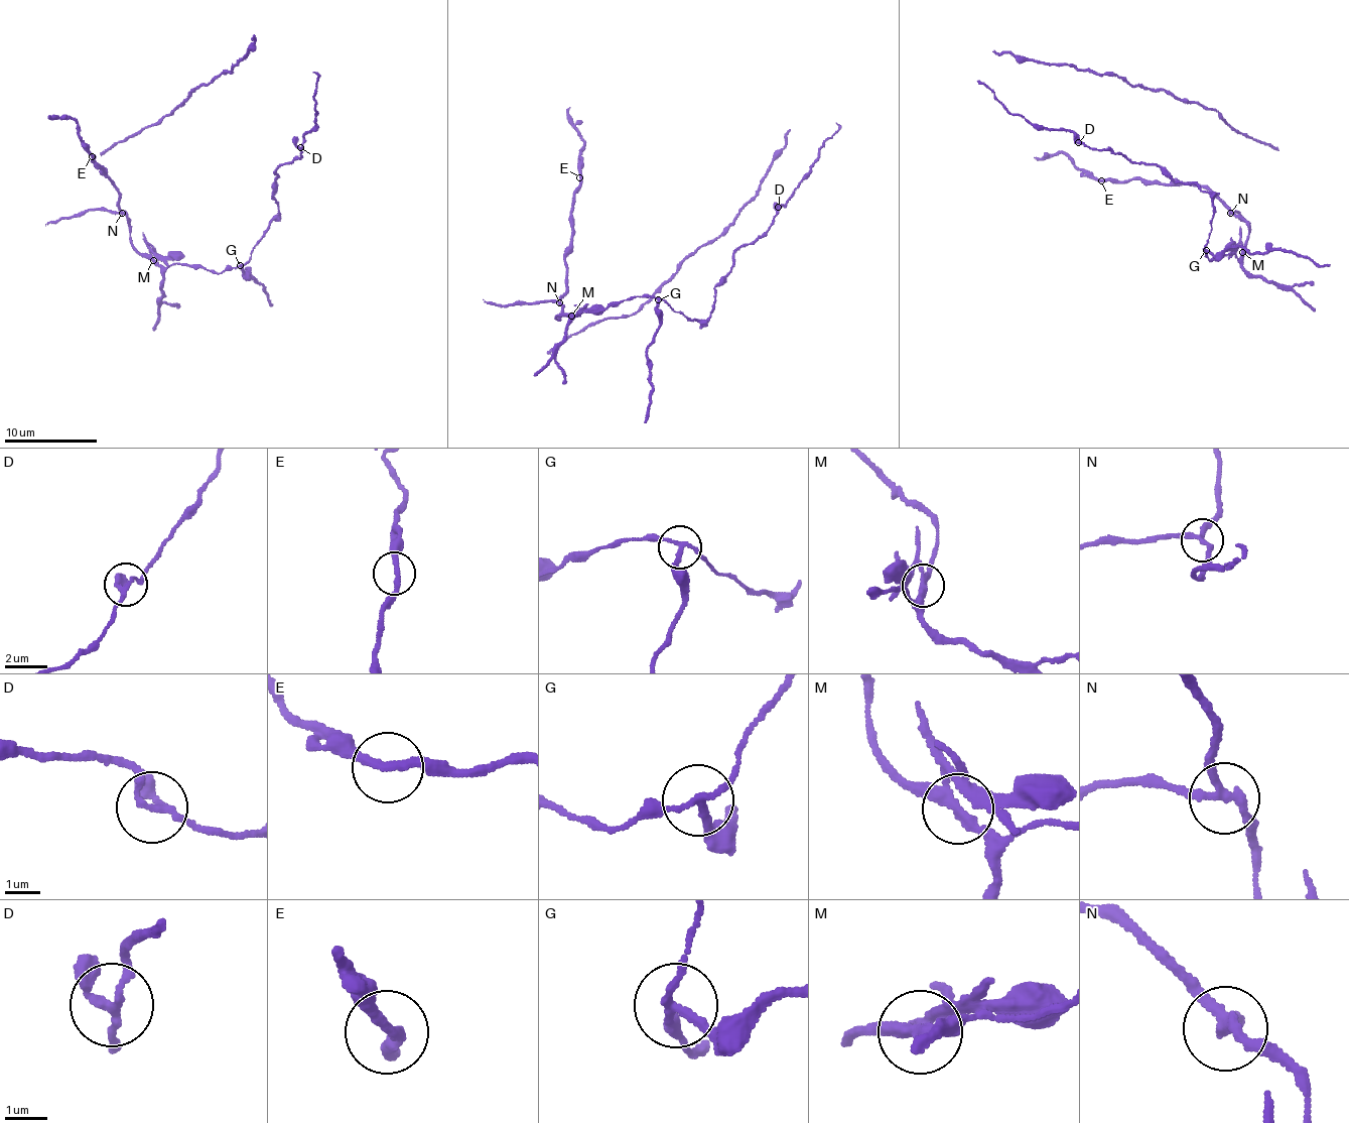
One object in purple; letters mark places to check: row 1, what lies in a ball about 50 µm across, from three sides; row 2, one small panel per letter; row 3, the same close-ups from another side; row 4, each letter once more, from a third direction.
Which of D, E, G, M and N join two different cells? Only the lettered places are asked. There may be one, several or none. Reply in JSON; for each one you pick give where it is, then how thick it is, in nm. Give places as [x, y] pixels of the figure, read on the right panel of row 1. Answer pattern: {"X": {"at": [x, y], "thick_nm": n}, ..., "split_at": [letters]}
{"G": {"at": [1206, 250], "thick_nm": 180}, "M": {"at": [1242, 252], "thick_nm": 240}, "N": {"at": [1230, 213], "thick_nm": 220}, "split_at": ["G", "M", "N"]}

